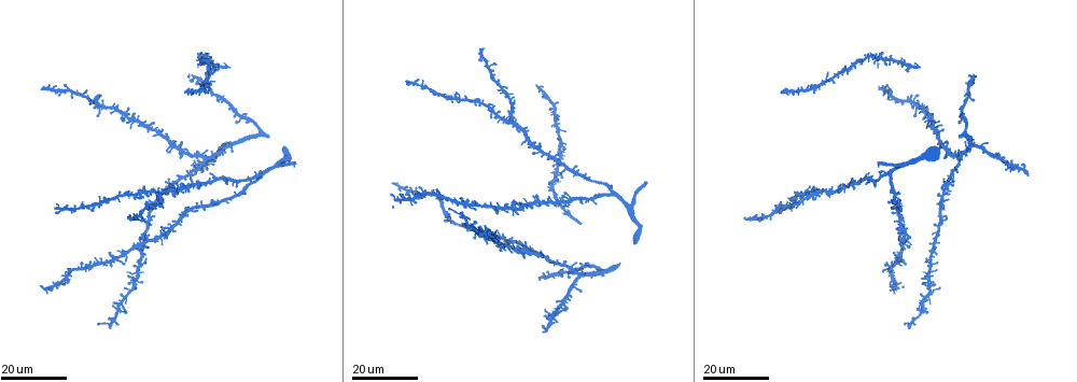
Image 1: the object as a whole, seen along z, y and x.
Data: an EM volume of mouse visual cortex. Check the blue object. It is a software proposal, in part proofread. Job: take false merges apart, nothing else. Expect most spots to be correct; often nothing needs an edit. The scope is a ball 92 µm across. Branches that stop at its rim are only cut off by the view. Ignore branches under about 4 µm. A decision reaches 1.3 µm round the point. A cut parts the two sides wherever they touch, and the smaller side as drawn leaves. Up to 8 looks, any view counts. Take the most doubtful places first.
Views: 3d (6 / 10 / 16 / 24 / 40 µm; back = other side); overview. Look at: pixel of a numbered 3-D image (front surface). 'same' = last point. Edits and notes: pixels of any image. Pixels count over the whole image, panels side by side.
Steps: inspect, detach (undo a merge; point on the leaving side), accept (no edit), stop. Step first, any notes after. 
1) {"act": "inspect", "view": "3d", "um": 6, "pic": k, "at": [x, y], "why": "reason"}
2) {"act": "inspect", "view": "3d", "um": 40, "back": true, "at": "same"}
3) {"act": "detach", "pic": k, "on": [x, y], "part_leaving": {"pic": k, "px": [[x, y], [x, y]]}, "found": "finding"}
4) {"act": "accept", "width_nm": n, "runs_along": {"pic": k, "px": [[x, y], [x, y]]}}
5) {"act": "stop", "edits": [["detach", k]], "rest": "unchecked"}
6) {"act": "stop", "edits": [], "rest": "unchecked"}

{"act": "inspect", "view": "3d", "um": 16, "pic": 1, "at": [511, 114]}

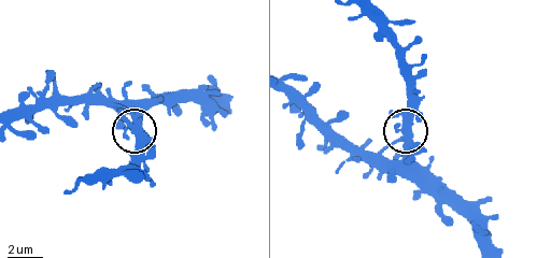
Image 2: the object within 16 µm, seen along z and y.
{"act": "inspect", "view": "3d", "um": 6, "pic": 2, "at": [135, 122]}

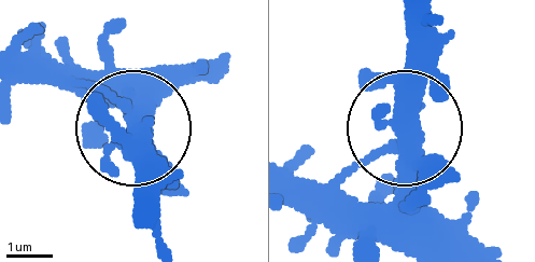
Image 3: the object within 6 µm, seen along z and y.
{"act": "accept", "arms": 4, "found": "continuous, no second cell"}

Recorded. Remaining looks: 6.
{"act": "inspect", "view": "3d", "um": 16, "pic": 1, "at": [69, 275], "why": "narrows sharply"}

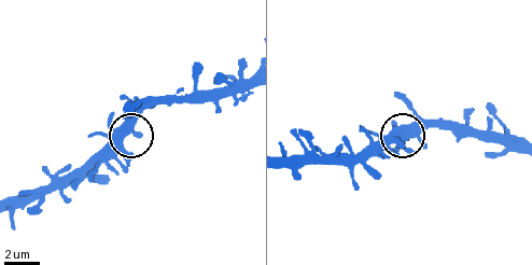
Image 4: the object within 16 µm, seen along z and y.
{"act": "inspect", "view": "3d", "um": 10, "pic": 4, "at": [396, 129], "why": "zoom in"}

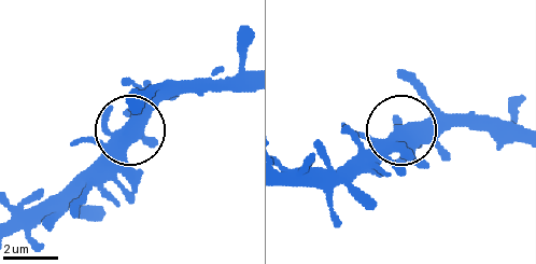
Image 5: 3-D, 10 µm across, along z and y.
{"act": "accept", "width_nm": 450, "runs_along": {"pic": 5, "px": [[513, 138], [437, 124], [403, 133], [363, 170]]}, "found": "continuous, no second cell"}

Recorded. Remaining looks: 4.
{"act": "inspect", "view": "3d", "um": 24, "pic": 1, "at": [886, 174], "why": "four or more arms meet"}

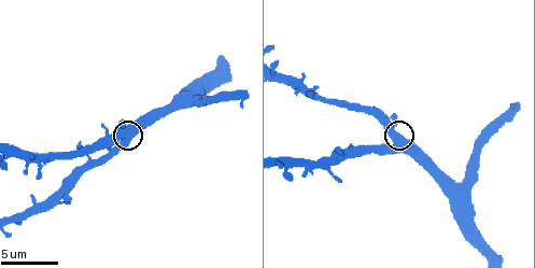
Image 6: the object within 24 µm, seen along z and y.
{"act": "inspect", "view": "3d", "um": 10, "pic": 6, "at": [127, 129]}

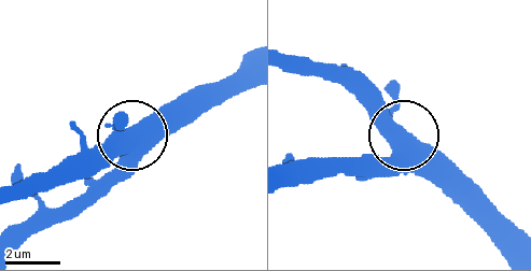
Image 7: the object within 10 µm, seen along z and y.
{"act": "inspect", "view": "3d", "um": 10, "back": true, "pic": 7, "at": [403, 136]}

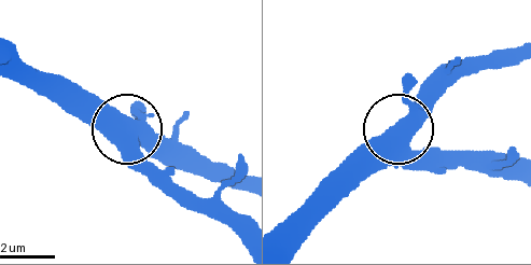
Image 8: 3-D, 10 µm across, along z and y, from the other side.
{"act": "accept", "side_arm_um": 21, "found": "one cell here"}

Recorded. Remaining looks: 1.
{"act": "stop", "edits": [], "rest": "unchecked"}

